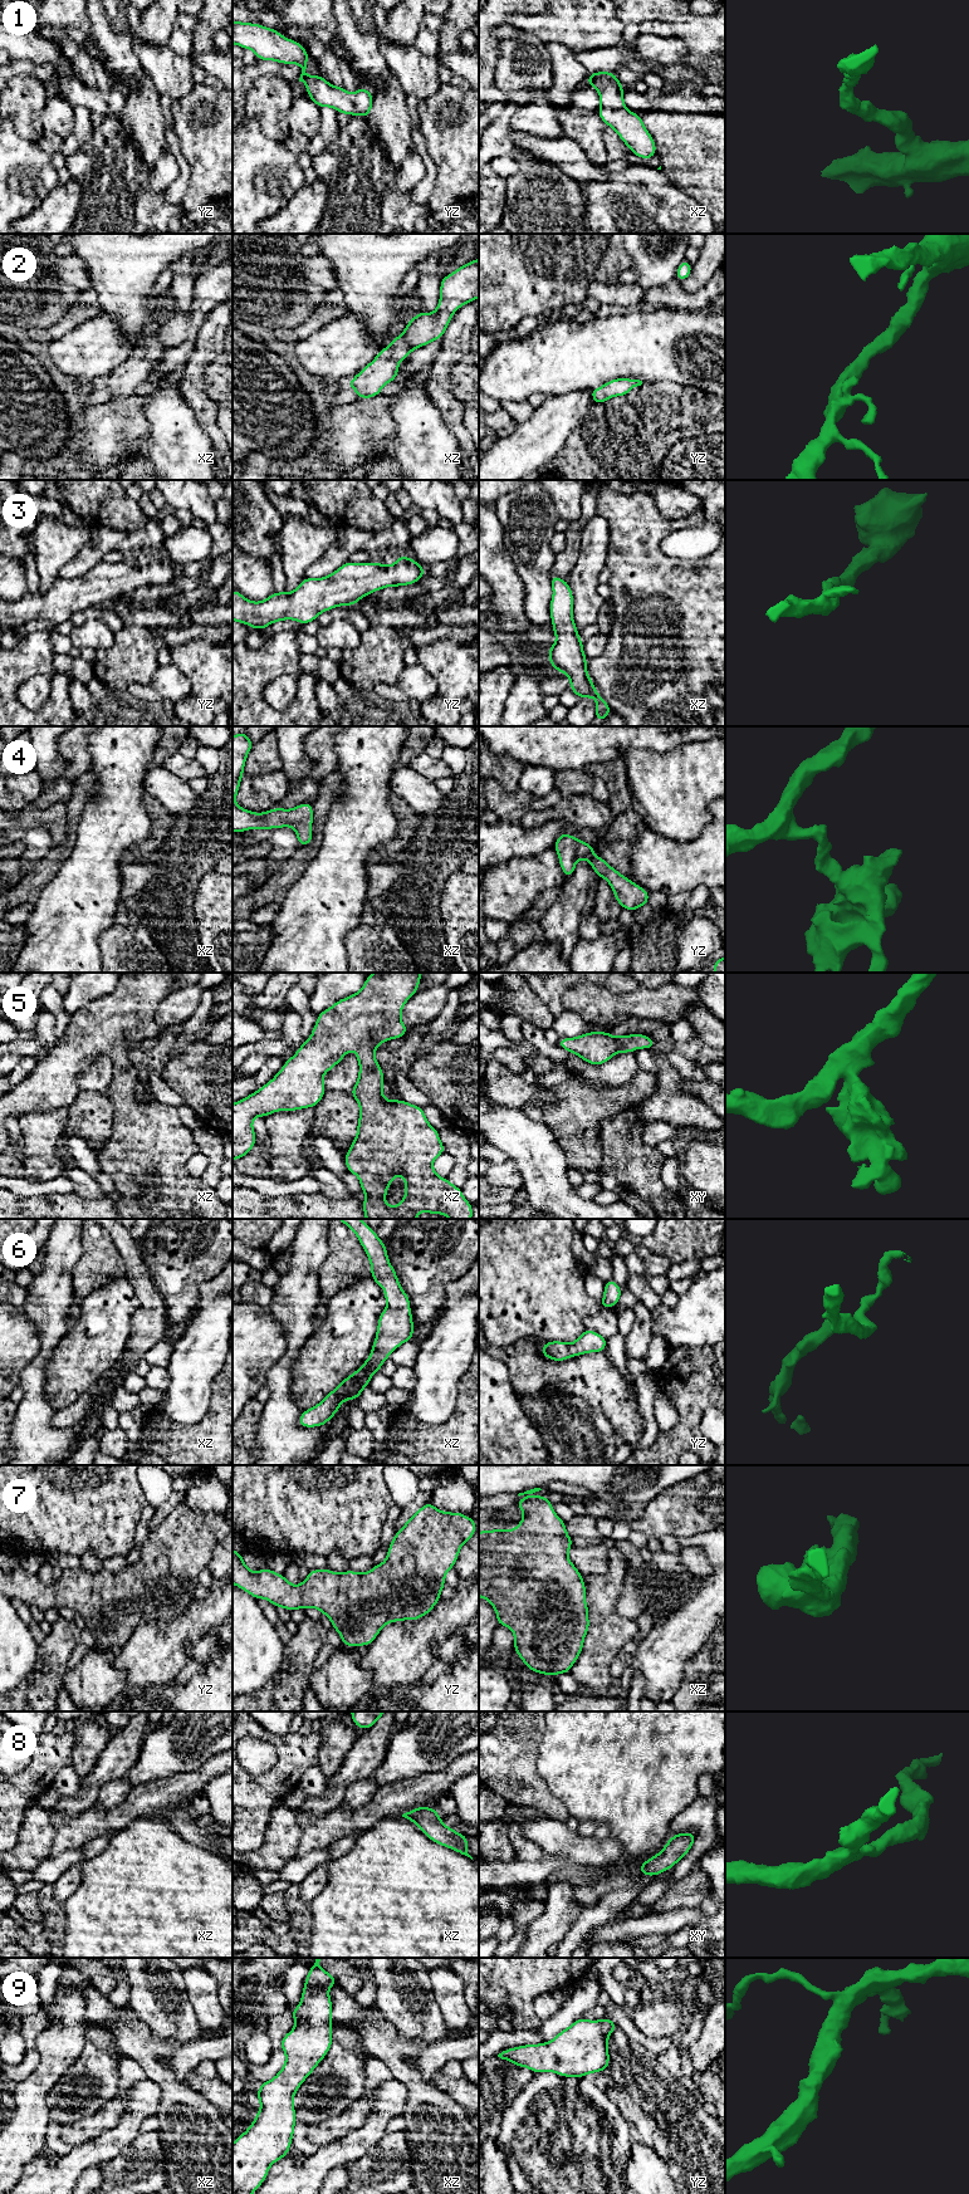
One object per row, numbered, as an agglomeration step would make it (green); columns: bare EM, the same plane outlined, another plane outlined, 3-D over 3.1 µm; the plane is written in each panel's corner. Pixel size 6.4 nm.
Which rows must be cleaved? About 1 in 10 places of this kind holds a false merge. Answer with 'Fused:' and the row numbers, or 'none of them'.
Fused: none of them

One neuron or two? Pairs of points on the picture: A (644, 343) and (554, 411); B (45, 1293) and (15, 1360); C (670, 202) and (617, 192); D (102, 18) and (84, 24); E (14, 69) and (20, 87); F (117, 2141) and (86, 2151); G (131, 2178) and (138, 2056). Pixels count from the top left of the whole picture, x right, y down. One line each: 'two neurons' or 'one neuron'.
A: two neurons
B: two neurons
C: one neuron
D: two neurons
E: two neurons
F: one neuron
G: two neurons

